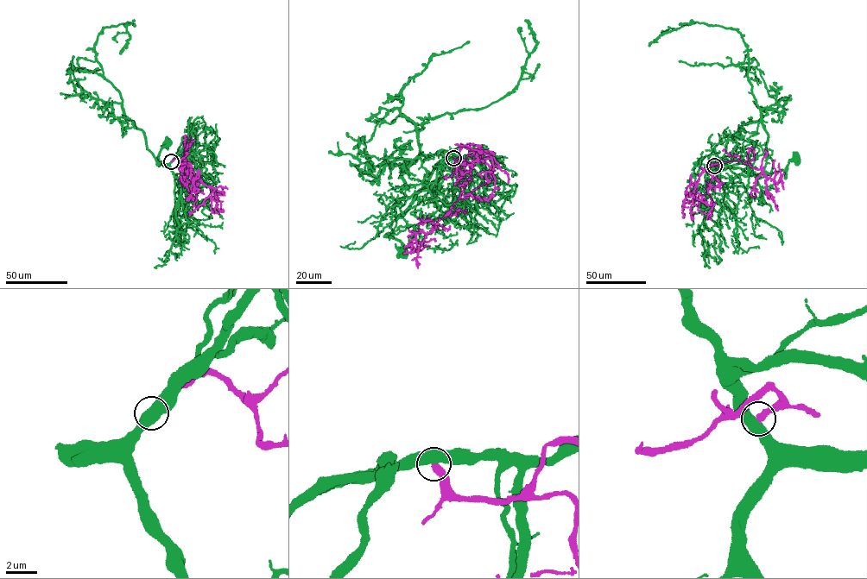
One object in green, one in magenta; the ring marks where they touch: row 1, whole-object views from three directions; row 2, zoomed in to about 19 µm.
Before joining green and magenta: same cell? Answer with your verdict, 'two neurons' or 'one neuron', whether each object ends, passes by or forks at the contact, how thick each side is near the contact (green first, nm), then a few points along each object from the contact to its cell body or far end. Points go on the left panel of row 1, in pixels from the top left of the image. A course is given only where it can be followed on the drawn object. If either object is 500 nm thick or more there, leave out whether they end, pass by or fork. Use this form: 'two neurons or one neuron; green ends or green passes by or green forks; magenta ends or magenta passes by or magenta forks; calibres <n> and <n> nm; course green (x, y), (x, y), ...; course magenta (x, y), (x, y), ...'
two neurons; calibres 550 and 320 nm; course green (171, 161), (164, 164), (164, 160), (163, 165), (156, 159), (158, 158), (158, 160), (161, 149), (167, 142); course magenta (171, 161), (185, 157), (186, 150), (182, 177), (204, 193)

